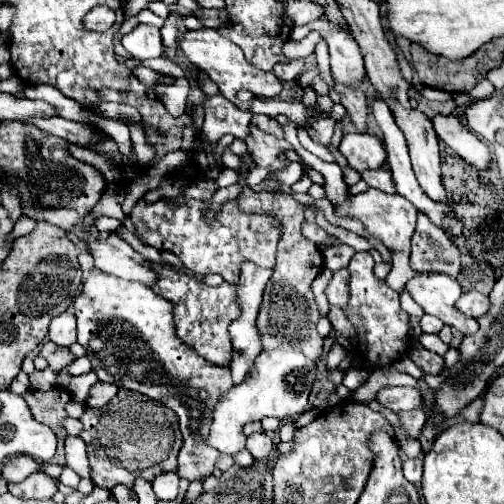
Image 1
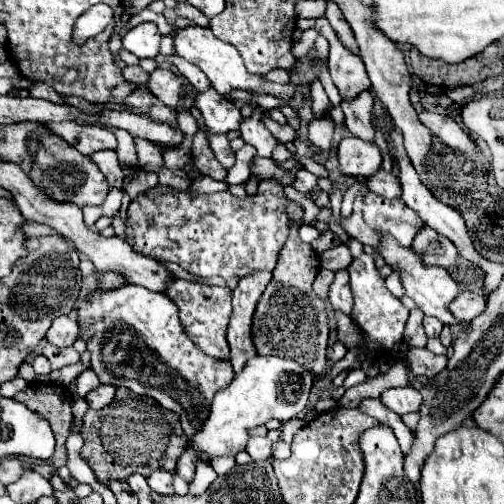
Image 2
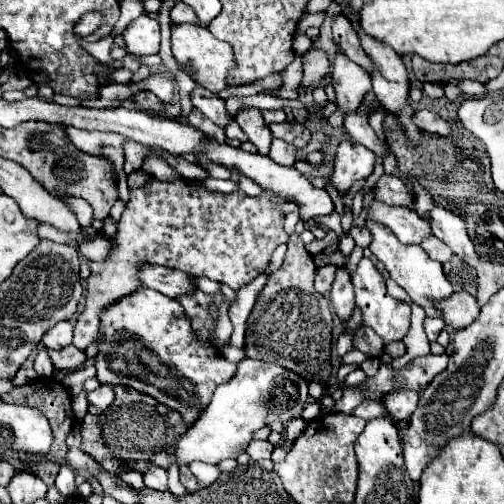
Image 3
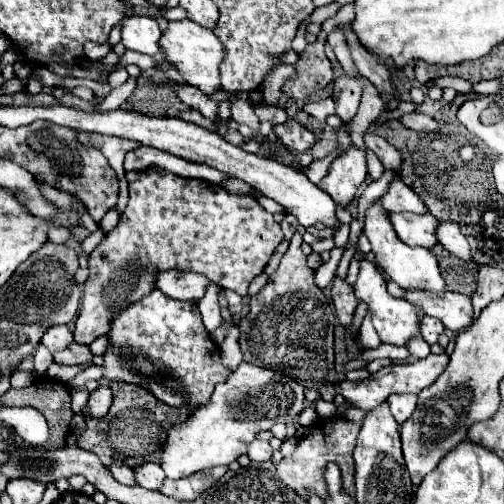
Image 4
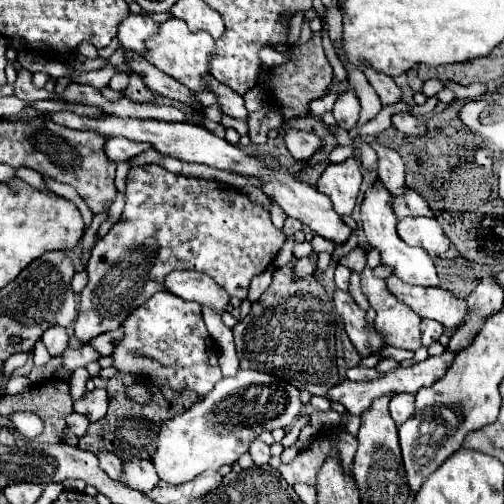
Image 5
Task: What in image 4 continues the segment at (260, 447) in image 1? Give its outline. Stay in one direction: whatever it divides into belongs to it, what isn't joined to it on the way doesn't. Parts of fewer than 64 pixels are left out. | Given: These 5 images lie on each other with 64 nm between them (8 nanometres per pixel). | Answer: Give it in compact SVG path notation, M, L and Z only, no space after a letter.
M254 440L254 442L248 446L248 456L250 456L250 460L254 460L254 462L266 462L266 460L270 460L270 456L272 456L272 448L270 448L268 442Z

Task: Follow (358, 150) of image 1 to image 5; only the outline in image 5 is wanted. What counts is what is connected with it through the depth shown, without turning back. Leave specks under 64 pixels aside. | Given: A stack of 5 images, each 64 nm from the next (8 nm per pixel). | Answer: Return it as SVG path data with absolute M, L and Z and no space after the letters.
M348 158L342 164L330 164L322 172L316 188L332 200L332 208L336 210L336 214L350 216L356 204L360 184L362 174L358 170L358 164L354 158Z

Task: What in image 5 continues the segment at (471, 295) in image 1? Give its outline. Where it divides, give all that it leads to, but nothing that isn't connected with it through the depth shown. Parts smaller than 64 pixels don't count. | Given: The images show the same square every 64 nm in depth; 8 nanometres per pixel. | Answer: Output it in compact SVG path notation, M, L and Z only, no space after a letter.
M390 276L386 278L388 290L404 302L408 308L412 308L420 318L430 318L446 328L456 328L466 316L466 300L456 298L454 294L442 290L442 288L424 288L424 286L412 286L404 284L400 278Z

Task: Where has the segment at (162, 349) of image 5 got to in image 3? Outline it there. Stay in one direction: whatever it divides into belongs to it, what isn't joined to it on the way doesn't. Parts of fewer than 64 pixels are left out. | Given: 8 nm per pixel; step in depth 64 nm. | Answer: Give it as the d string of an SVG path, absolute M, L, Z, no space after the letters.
M142 288L140 292L134 292L132 296L112 304L112 308L106 308L100 324L100 336L96 342L100 346L100 354L96 356L96 378L100 380L100 384L124 384L142 394L148 394L158 402L166 404L168 408L176 408L184 416L186 426L192 424L192 420L196 420L196 416L200 416L200 412L210 404L214 388L218 384L228 382L236 372L236 364L228 362L220 354L220 350L210 344L204 344L198 338L198 334L192 330L190 318L186 316L178 300L172 300L150 288Z

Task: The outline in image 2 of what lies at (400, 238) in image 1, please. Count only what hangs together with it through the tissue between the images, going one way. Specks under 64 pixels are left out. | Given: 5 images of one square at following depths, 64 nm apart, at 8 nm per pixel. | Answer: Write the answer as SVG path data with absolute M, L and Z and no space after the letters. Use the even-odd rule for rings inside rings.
M368 192L364 198L364 220L372 230L392 234L404 246L410 246L424 226L420 216L416 216L402 200L384 200L374 192ZM392 272L392 274L386 278L386 288L388 288L396 298L402 298L402 296L404 296L404 286L400 284L399 272Z

